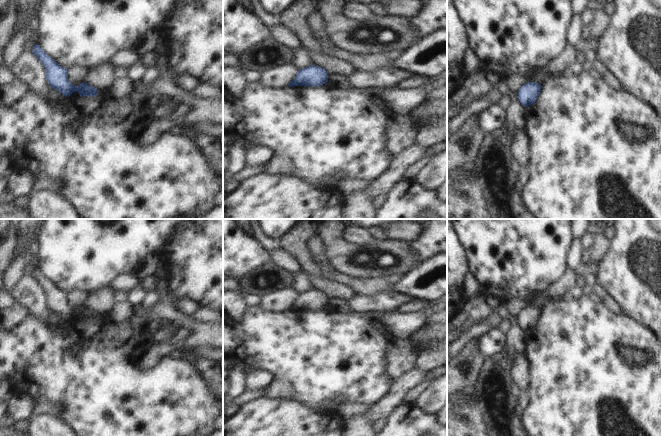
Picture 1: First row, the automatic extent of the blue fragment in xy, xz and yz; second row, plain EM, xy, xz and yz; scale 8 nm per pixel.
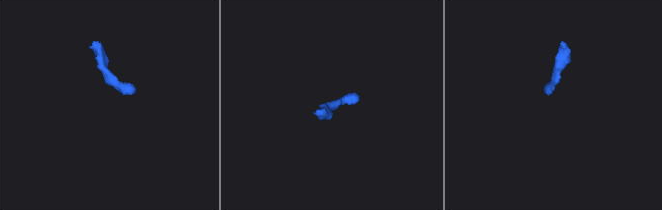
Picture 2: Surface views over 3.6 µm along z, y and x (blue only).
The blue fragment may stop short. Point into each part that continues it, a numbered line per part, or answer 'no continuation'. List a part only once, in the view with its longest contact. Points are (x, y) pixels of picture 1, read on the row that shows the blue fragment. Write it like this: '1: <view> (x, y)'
no continuation

